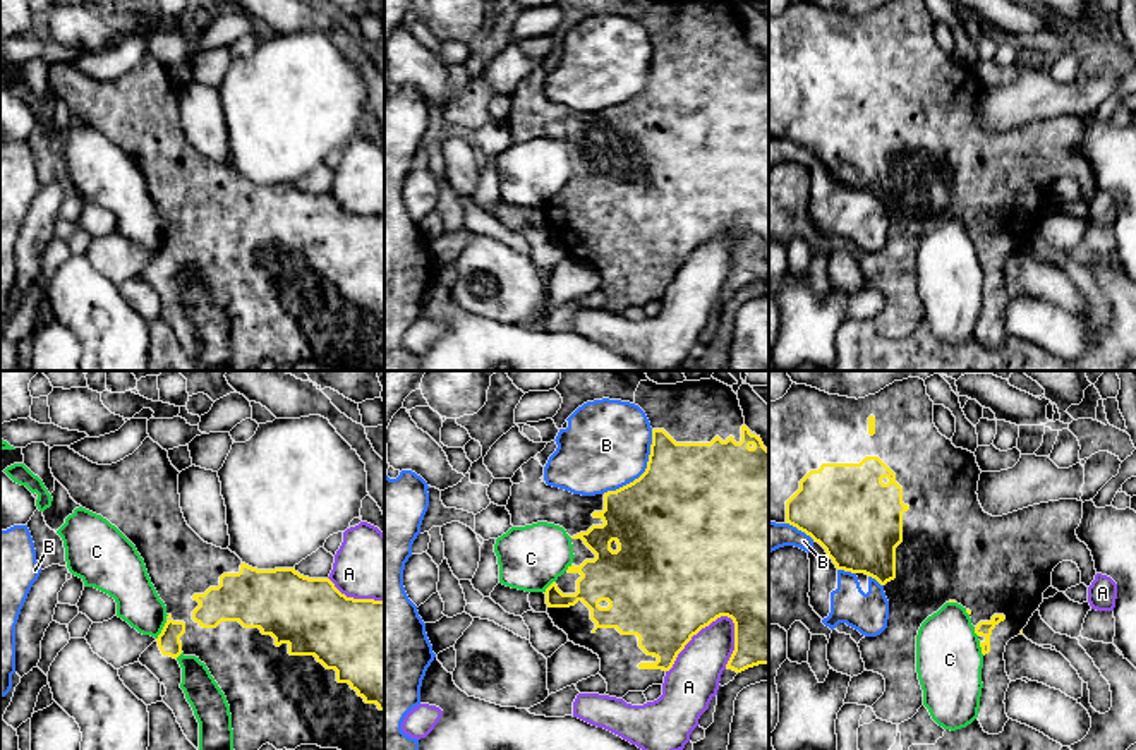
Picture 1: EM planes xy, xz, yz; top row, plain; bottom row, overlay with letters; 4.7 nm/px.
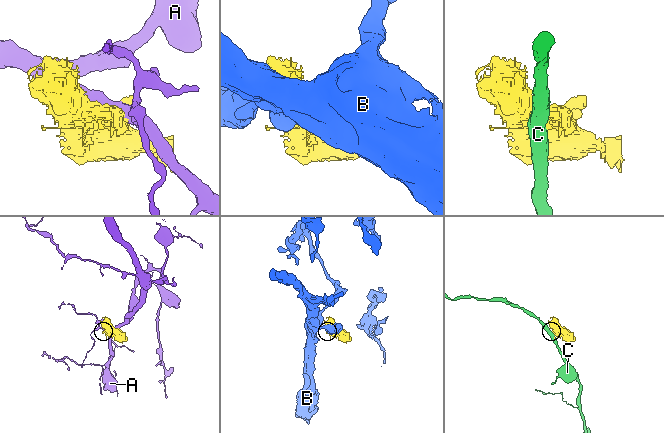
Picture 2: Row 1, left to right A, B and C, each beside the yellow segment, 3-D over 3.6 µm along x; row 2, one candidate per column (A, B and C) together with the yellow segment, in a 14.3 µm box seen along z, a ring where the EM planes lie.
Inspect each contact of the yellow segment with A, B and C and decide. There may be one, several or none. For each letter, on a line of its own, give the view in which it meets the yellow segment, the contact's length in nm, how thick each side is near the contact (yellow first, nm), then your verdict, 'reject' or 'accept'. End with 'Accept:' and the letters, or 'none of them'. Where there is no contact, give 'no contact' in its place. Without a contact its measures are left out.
A: xz | 400 nm | 500/240 nm | reject
B: xz | 380 nm | 500/400 nm | reject
C: xy | 110 nm | 110/200 nm | accept
Accept: C

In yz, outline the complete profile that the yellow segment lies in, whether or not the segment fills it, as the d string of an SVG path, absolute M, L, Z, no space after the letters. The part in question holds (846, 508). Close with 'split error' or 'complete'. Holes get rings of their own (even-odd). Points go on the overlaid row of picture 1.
M865 457L860 463L822 463L810 470L786 501L786 523L819 542L837 570L865 573L885 585L896 578L896 547L908 510L896 474L879 457Z; complete

